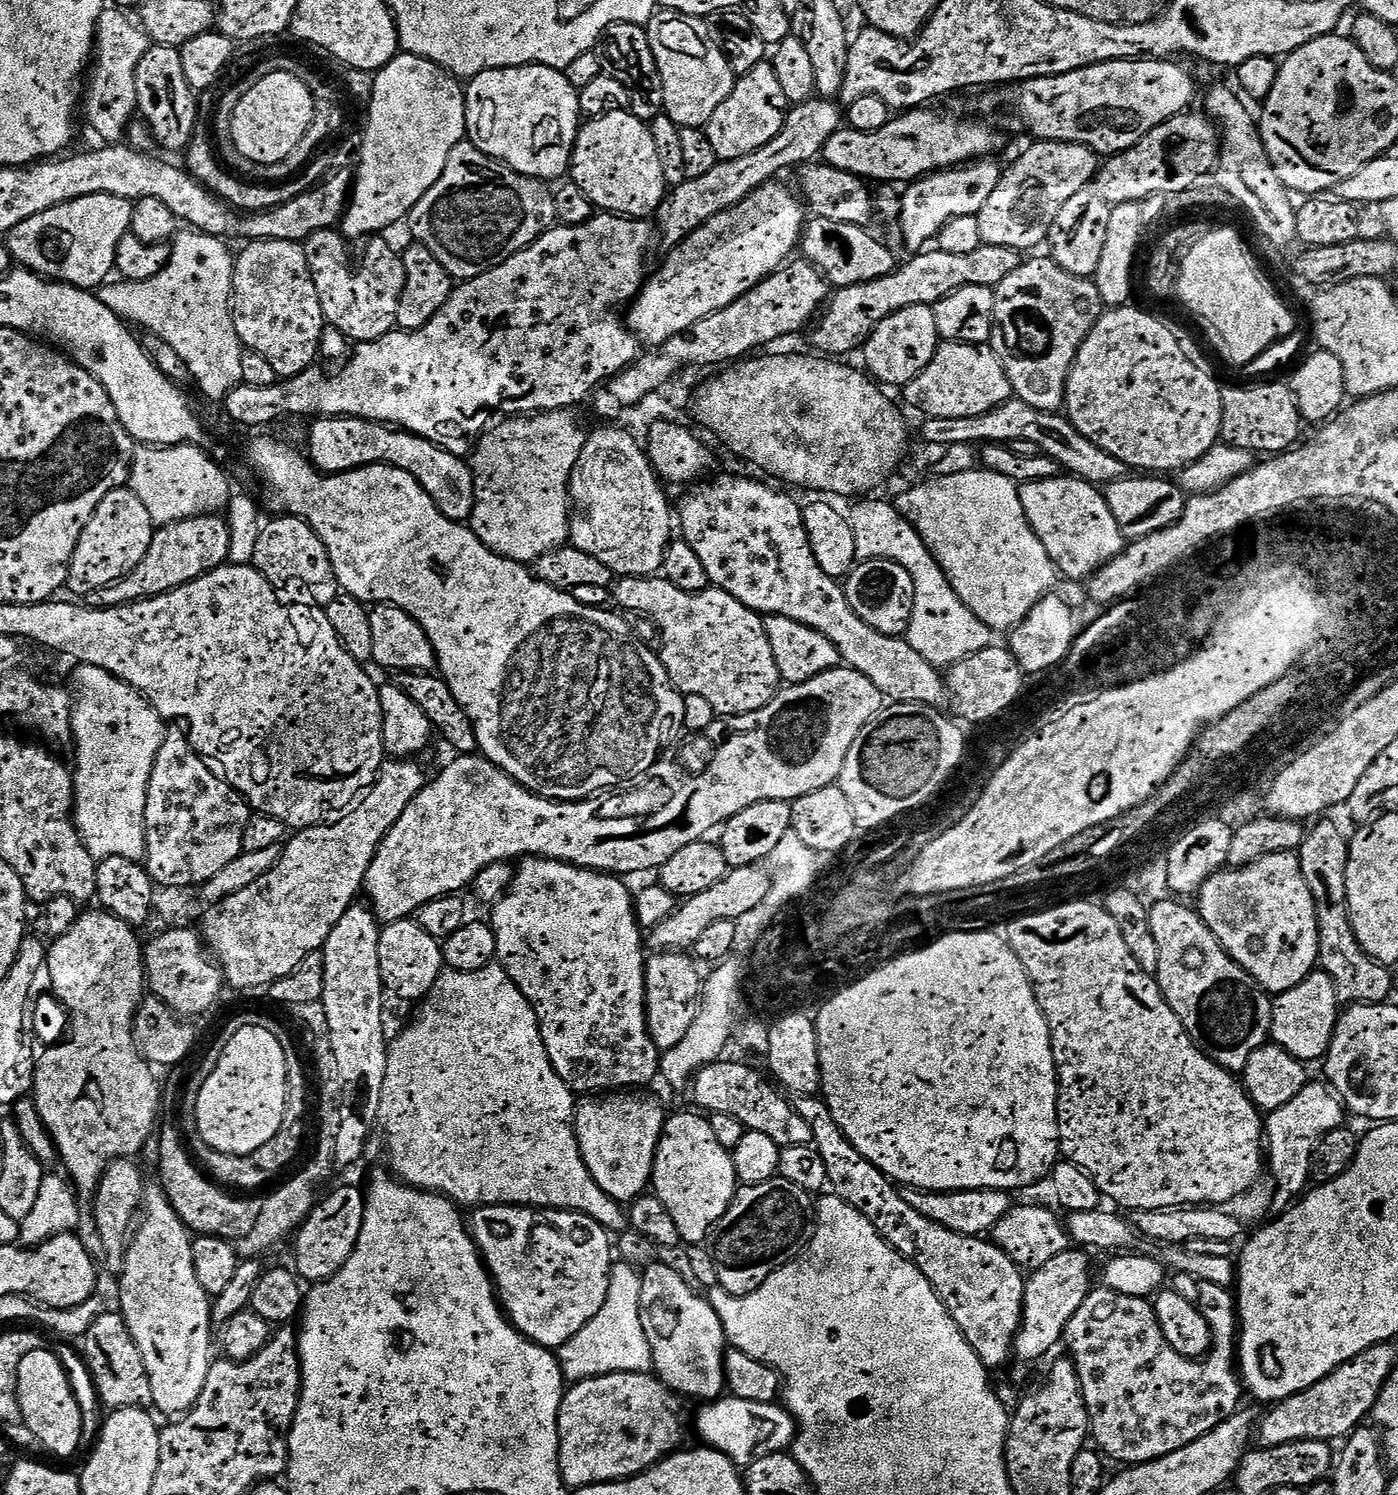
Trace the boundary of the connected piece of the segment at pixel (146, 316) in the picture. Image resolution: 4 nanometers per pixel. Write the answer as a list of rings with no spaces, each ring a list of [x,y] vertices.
[[[180,230],[177,231],[174,239],[171,241],[172,257],[170,262],[162,269],[162,271],[154,278],[150,278],[146,282],[138,282],[137,280],[125,280],[121,279],[120,284],[112,284],[108,282],[99,289],[98,295],[100,301],[103,302],[109,310],[116,313],[120,317],[121,321],[127,322],[129,325],[135,326],[135,324],[141,324],[146,331],[152,332],[151,334],[155,339],[165,340],[170,346],[174,346],[174,350],[178,354],[178,358],[182,358],[182,362],[188,367],[189,377],[209,396],[210,399],[216,400],[216,402],[223,401],[225,396],[229,396],[236,389],[237,386],[244,383],[242,376],[242,356],[245,349],[242,347],[238,334],[234,330],[234,318],[232,317],[232,265],[234,263],[233,253],[228,253],[228,248],[223,239],[219,236],[207,236],[204,232],[198,232],[195,230]]]

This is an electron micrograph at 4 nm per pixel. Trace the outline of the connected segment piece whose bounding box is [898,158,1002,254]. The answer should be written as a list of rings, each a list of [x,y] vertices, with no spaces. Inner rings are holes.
[[[984,158],[979,162],[969,162],[963,166],[937,170],[918,180],[913,180],[900,196],[900,236],[909,248],[909,253],[916,254],[927,249],[928,244],[939,237],[940,231],[954,218],[979,216],[982,206],[994,194],[994,186],[998,186],[1002,168],[995,164],[995,159]]]

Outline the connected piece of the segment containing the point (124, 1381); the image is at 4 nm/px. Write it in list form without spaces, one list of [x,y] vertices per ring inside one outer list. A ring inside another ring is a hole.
[[[101,1311],[100,1317],[83,1336],[82,1344],[88,1351],[88,1368],[96,1379],[96,1392],[108,1410],[144,1408],[151,1405],[152,1395],[150,1378],[146,1374],[146,1362],[142,1362],[142,1354],[119,1311]]]

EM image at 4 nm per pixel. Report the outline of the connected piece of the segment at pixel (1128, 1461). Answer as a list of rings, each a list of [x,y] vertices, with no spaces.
[[[1096,1286],[1088,1293],[1082,1306],[1078,1306],[1074,1318],[1070,1318],[1062,1344],[1068,1347],[1067,1355],[1076,1365],[1088,1411],[1091,1439],[1096,1439],[1095,1447],[1105,1457],[1113,1456],[1121,1460],[1121,1465],[1148,1464],[1166,1454],[1174,1454],[1174,1450],[1190,1446],[1190,1442],[1202,1438],[1223,1420],[1235,1416],[1241,1407],[1242,1377],[1237,1360],[1238,1316],[1228,1316],[1228,1332],[1224,1332],[1220,1348],[1213,1345],[1203,1362],[1191,1360],[1178,1354],[1178,1350],[1166,1342],[1166,1334],[1162,1334],[1162,1326],[1158,1326],[1156,1309],[1145,1297],[1118,1294],[1109,1288]]]

